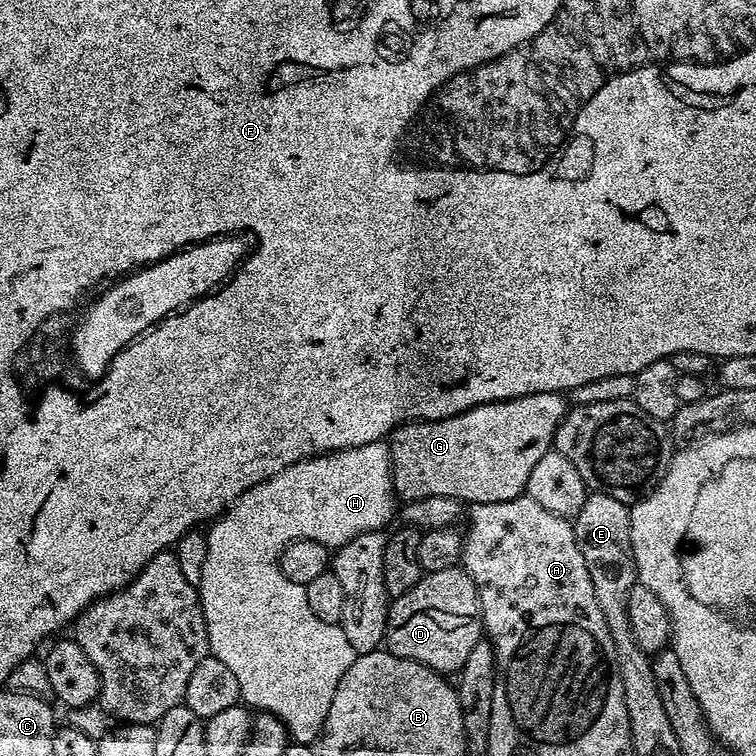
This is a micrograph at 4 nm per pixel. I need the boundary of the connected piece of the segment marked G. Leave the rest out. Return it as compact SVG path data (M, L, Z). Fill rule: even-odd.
M559 392L526 394L513 400L499 400L474 406L457 416L441 420L413 420L392 431L392 485L401 501L445 496L465 505L486 502L506 502L525 495L527 479L542 456L550 451L556 438L556 428L568 413L570 404Z

